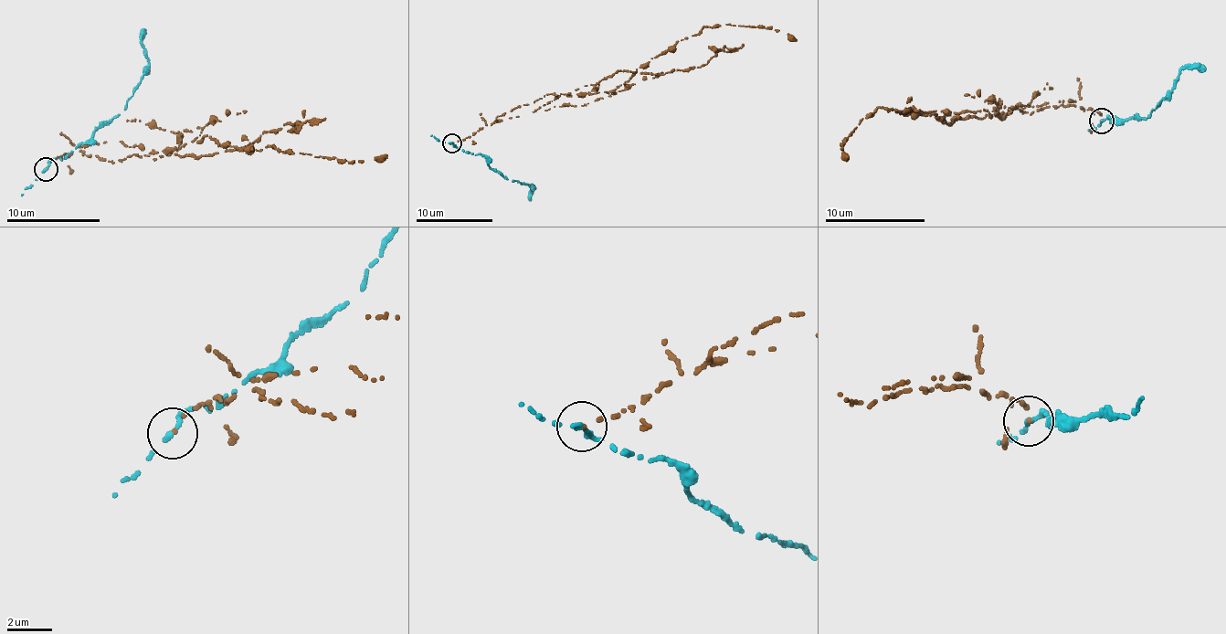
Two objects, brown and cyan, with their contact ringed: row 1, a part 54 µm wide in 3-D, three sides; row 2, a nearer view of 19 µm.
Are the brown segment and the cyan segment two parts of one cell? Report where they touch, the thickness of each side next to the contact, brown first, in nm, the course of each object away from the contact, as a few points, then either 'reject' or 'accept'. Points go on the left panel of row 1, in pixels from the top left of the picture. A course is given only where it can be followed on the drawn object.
(46, 169) | 140/190 nm | brown via (47, 169), (72, 145), (114, 163), (134, 153), (213, 156), (229, 145), (352, 163), (387, 155) | cyan via (47, 169), (54, 160), (66, 157), (125, 110), (149, 63), (141, 37), (146, 29) | reject

